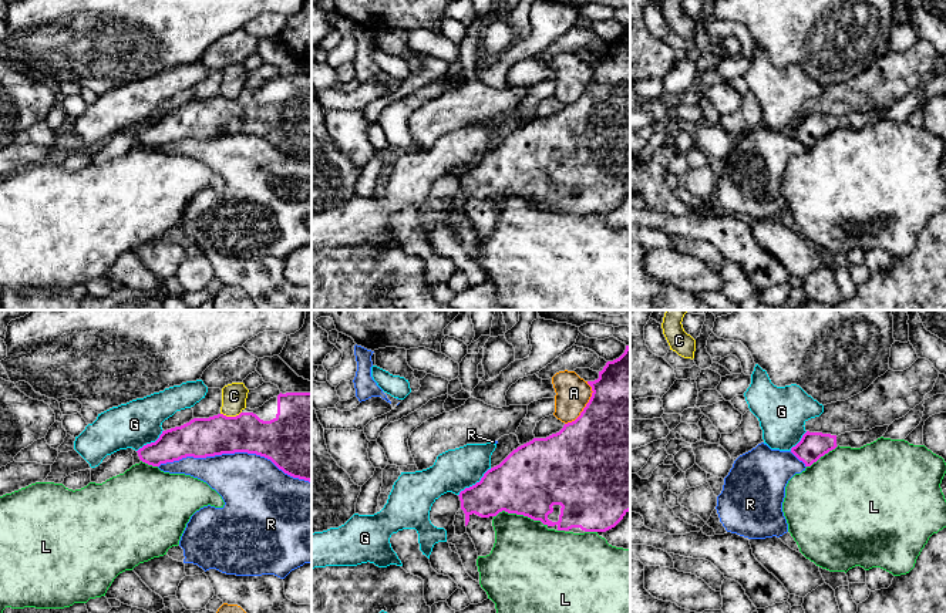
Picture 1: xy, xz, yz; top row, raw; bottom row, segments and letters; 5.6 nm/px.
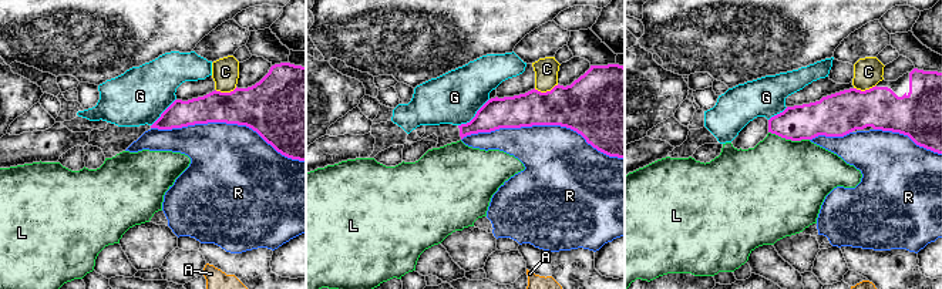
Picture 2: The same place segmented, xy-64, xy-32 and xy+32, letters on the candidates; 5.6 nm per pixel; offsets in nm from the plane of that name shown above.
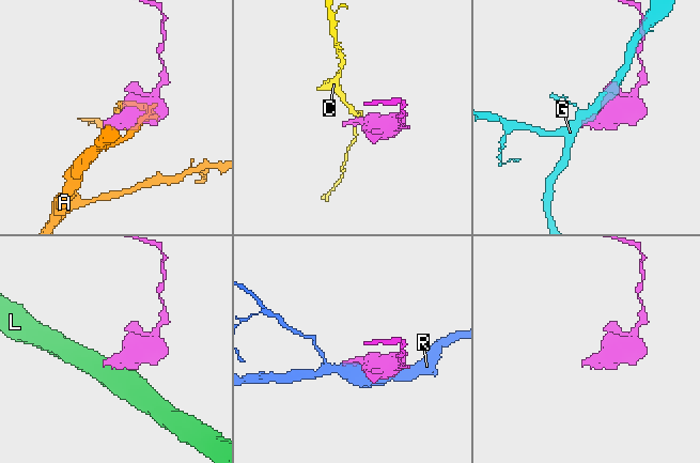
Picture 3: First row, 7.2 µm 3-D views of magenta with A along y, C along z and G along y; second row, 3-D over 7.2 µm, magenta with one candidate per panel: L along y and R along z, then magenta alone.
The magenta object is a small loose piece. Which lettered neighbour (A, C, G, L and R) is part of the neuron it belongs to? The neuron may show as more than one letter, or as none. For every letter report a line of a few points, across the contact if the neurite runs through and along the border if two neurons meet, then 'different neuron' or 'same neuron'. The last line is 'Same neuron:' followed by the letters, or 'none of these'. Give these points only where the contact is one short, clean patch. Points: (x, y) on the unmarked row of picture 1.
A: different neuron
C: line xy (241, 93), (235, 97), (221, 96); different neuron
G: line xz (491, 150), (458, 177); different neuron
L: different neuron
R: different neuron
Same neuron: none of these

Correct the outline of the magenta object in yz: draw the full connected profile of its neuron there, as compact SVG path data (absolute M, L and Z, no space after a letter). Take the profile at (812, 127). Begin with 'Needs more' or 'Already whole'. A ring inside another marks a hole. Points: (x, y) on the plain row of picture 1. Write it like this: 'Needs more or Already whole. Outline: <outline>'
Needs more. Outline: M889 107L875 108L869 112L851 112L841 117L831 117L822 114L807 112L801 122L791 129L791 134L805 145L811 148L821 138L839 128L861 129L871 125L885 117Z

